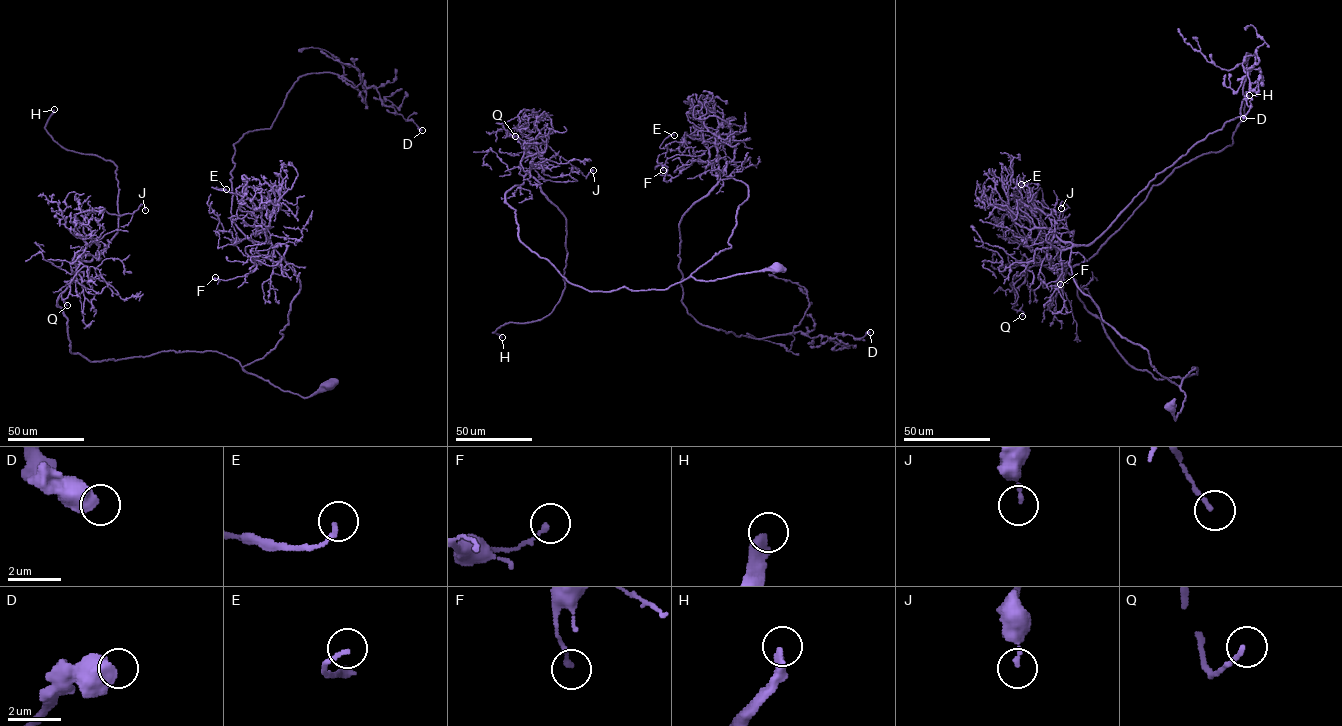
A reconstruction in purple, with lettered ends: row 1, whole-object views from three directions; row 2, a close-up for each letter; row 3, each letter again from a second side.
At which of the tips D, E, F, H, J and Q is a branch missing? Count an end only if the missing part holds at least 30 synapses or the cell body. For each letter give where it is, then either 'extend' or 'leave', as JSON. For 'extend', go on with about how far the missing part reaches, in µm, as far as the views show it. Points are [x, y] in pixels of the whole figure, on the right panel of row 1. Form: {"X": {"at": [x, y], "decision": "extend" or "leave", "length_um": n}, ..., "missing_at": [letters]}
{"D": {"at": [1243, 118], "decision": "leave"}, "E": {"at": [1021, 184], "decision": "leave"}, "F": {"at": [1060, 284], "decision": "leave"}, "H": {"at": [1249, 95], "decision": "extend", "length_um": 140}, "J": {"at": [1061, 208], "decision": "leave"}, "Q": {"at": [1022, 316], "decision": "leave"}, "missing_at": ["H"]}

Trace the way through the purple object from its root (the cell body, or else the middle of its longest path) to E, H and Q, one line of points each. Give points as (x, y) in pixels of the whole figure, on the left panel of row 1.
E: (327, 385), (303, 397), (243, 368), (282, 337), (300, 281), (226, 189)
H: (327, 385), (71, 352), (57, 299), (119, 190), (54, 109)
Q: (327, 385), (301, 397), (216, 351), (90, 361), (57, 304), (73, 259), (91, 280), (83, 266), (67, 305)

